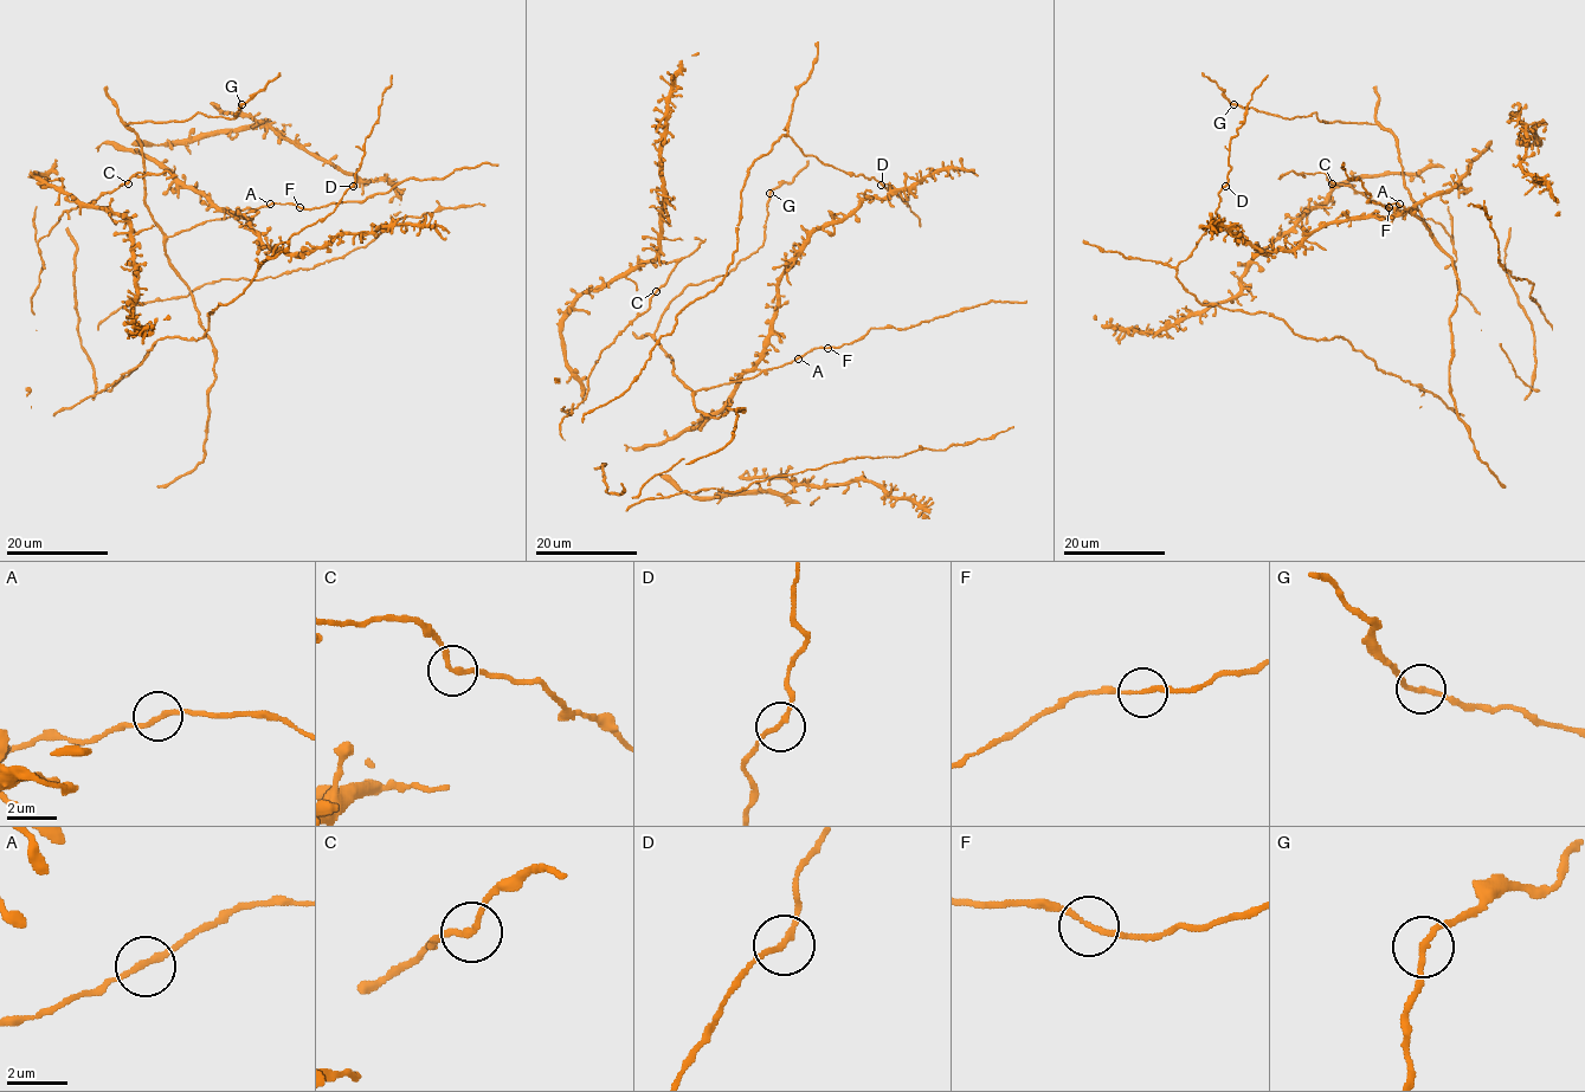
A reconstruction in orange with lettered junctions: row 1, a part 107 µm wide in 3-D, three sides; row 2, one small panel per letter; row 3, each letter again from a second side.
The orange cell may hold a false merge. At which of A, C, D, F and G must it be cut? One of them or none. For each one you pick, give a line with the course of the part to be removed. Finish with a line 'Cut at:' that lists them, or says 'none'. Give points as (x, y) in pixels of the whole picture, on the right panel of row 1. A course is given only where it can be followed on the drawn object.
Cut at: none

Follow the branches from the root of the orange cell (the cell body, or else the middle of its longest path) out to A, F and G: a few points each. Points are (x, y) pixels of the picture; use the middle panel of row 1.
A: (684, 428), (697, 428), (715, 413), (746, 373), (780, 367), (798, 359)
F: (684, 428), (697, 428), (715, 413), (746, 373), (780, 367), (814, 348), (828, 348)
G: (684, 428), (761, 370), (694, 392), (672, 373), (657, 322), (688, 285), (727, 275), (762, 245), (770, 192)

